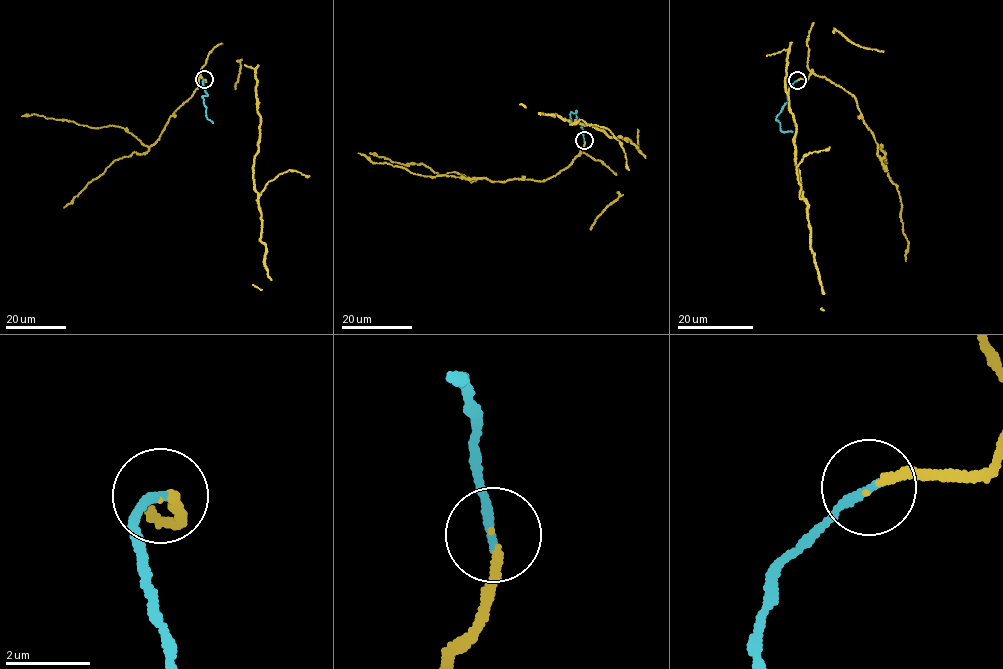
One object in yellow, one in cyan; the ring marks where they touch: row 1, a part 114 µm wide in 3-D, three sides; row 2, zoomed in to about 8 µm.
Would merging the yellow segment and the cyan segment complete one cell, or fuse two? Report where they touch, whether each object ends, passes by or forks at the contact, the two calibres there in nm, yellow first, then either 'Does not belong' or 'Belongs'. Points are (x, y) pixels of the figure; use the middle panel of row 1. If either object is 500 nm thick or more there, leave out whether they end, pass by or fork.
Place: (584, 140). At the ring yellow ends. At the ring cyan ends. Thickness 150 nm (yellow) against 220 nm. Belongs

